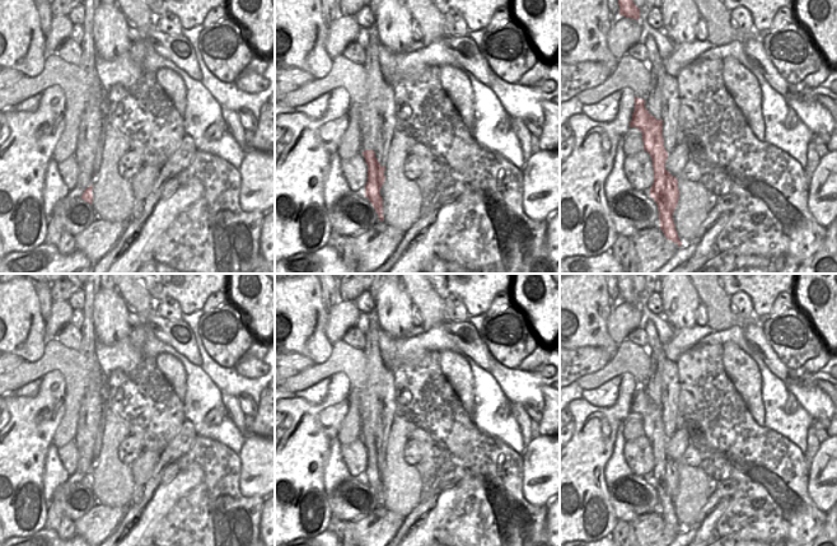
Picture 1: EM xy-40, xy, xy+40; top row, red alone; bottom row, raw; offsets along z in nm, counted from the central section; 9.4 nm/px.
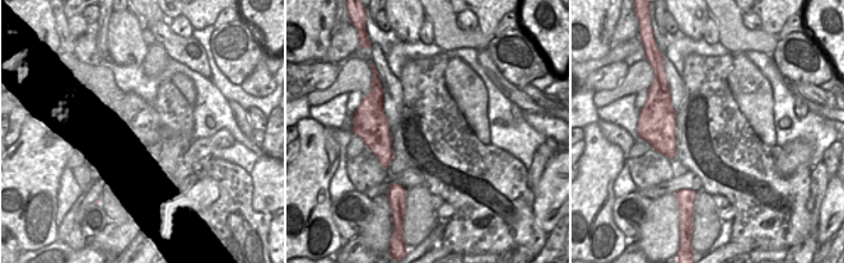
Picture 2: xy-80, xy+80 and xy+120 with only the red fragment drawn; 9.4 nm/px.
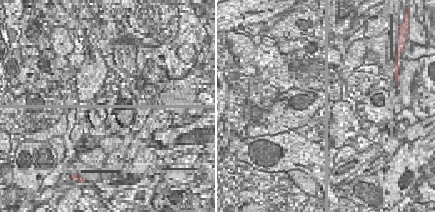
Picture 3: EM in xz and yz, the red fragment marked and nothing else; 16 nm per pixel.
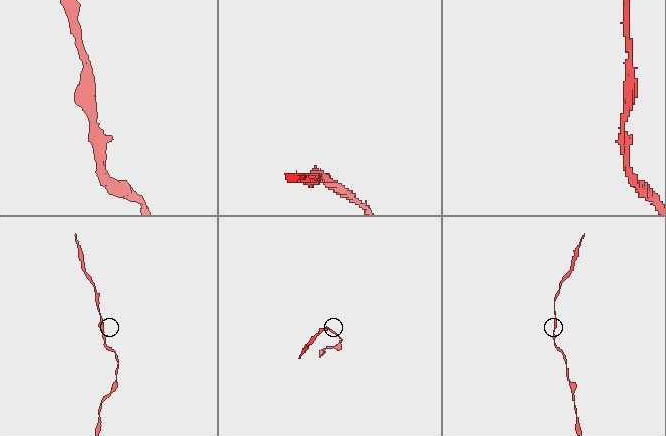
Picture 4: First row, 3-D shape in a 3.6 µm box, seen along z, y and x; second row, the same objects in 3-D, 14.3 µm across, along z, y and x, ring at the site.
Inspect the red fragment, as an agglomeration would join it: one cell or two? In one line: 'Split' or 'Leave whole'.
Split

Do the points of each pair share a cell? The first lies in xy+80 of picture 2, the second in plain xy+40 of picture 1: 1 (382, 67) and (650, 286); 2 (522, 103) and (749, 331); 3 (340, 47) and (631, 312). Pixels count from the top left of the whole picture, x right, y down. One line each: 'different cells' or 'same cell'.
1: different cells
2: same cell
3: same cell

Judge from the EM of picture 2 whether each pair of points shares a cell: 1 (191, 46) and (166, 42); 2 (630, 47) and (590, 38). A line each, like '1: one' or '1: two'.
1: one
2: two

